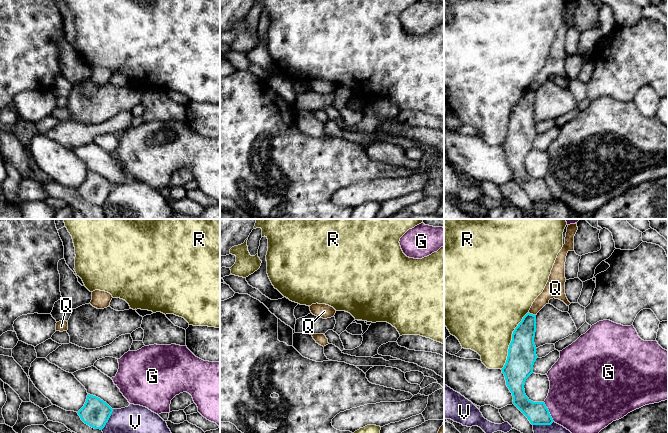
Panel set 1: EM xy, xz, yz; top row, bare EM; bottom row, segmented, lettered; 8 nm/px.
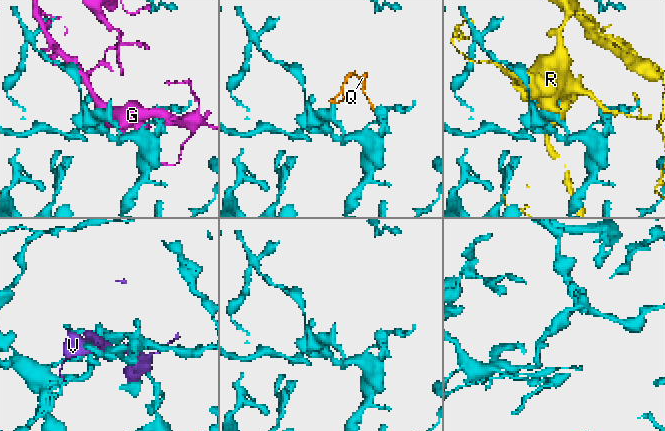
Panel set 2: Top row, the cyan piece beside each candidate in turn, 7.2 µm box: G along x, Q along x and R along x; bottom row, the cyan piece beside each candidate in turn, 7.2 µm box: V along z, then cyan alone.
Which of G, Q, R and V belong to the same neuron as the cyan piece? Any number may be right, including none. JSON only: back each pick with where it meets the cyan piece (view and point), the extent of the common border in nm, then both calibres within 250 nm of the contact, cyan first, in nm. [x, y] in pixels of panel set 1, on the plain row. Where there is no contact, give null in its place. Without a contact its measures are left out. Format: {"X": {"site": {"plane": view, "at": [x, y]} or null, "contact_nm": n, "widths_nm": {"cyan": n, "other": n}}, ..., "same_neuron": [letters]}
{"same_neuron": []}

